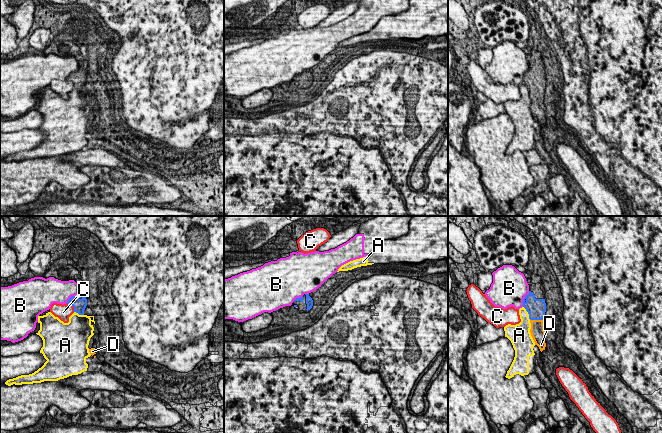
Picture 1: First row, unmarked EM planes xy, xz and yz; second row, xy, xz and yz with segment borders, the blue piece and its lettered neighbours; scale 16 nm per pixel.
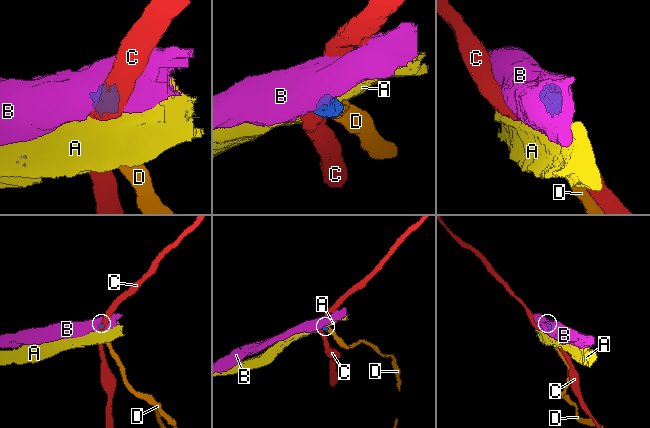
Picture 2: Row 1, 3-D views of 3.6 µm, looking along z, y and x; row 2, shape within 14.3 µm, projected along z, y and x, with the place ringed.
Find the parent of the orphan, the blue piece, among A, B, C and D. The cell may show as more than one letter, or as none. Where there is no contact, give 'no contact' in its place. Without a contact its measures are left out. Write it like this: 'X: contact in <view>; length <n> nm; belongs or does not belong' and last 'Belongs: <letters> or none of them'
A: contact in yz; length 260 nm; does not belong
B: contact in yz; length 280 nm; does not belong
C: contact in xy; length 200 nm; does not belong
D: contact in yz; length 220 nm; belongs
Belongs: D

